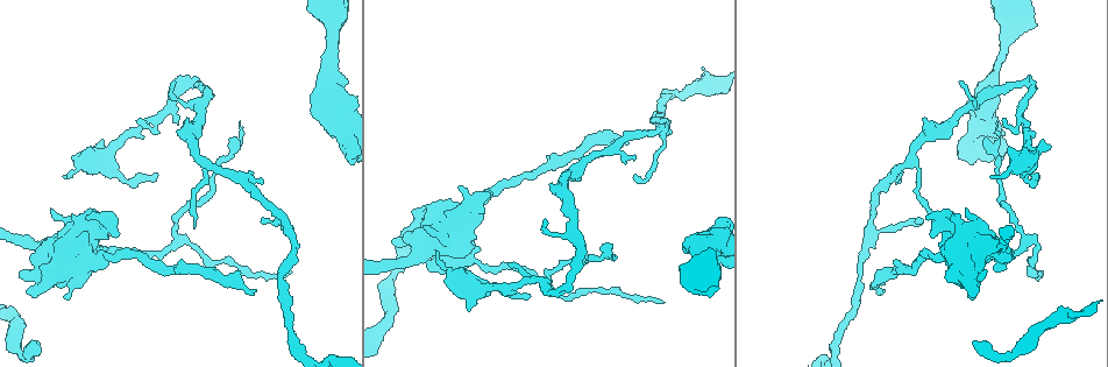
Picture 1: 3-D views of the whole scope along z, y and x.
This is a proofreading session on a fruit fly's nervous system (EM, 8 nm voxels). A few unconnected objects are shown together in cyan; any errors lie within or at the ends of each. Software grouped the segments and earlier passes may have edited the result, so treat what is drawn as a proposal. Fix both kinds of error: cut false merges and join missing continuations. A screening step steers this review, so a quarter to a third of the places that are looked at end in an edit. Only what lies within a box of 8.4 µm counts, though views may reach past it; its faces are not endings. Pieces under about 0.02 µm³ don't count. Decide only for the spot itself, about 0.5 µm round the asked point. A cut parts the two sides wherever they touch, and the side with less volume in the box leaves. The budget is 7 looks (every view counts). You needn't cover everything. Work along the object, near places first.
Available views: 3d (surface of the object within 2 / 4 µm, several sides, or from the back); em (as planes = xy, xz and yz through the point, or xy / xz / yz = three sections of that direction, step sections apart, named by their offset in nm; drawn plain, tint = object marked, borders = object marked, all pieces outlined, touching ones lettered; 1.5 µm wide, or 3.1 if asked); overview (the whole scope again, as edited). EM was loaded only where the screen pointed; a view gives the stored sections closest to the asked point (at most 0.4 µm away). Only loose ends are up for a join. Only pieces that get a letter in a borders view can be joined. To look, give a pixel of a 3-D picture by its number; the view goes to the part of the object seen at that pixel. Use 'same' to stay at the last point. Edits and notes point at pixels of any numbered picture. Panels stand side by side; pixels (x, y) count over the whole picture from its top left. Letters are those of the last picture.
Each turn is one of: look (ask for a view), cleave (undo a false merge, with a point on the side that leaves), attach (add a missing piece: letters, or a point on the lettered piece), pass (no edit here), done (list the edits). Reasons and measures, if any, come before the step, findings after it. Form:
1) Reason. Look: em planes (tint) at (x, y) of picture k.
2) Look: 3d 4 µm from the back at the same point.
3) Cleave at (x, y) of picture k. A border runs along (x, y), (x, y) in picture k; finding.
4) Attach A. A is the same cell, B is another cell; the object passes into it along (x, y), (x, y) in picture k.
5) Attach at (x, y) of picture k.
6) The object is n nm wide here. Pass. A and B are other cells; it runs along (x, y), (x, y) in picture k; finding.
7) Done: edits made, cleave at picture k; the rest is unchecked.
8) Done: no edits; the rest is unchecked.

Free end. Look: em xy step 8 (borders) at (98, 147) of picture 1.

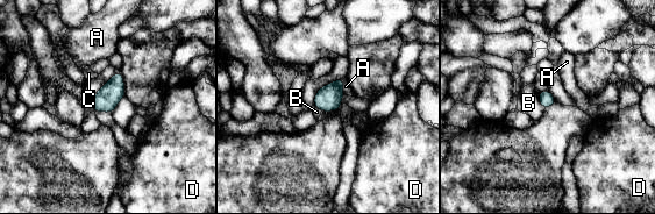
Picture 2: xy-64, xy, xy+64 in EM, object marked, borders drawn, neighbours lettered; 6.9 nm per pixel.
Pass. A, B, C and D are other cells; a border runs along (538, 94), (539, 102), (545, 108) in picture 2; no lettered piece goes on from it.

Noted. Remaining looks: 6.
An open end. Look: 3d 2 µm at (485, 191) of picture 1.

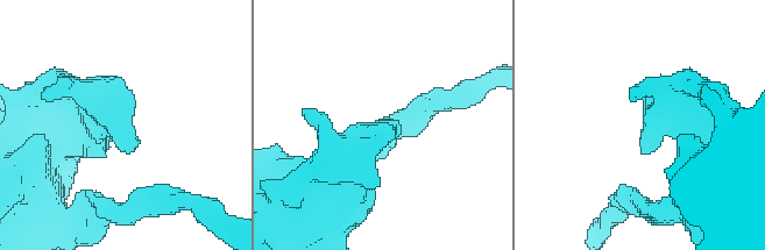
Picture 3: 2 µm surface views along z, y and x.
Shape alone is not enough. Look: em planes (tint) at (642, 151) of picture 3.

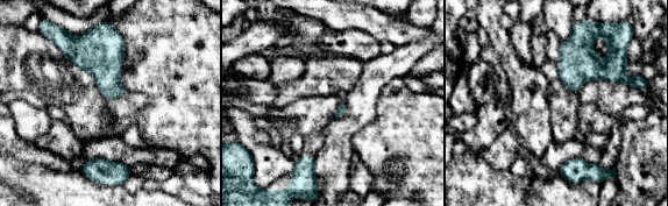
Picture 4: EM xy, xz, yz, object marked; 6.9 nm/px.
Look: em planes (borders) at the same point.

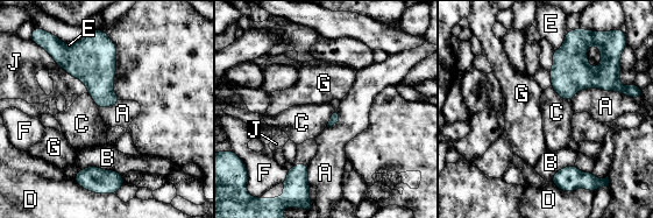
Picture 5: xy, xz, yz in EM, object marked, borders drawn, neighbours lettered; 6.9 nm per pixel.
Pass. A, B, C, D, E, F, G and J are other cells; a border runs along (551, 86), (561, 97), (570, 100) in picture 5; no lettered piece goes on from it.

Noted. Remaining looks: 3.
An open end. Look: em yz step 4 (borders) at (436, 270) of picture 1.

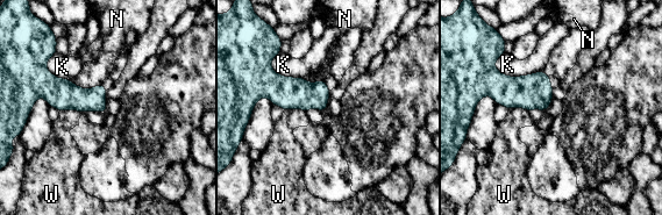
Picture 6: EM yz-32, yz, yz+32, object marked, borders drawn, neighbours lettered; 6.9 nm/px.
The longest contact is with K, 320 nm. Pass. K, N and W are other cells; a border runs along (69, 79), (84, 88), (101, 84) in picture 6; no lettered piece goes on from it.

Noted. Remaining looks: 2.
Done: no edits; the rest is unchecked.

